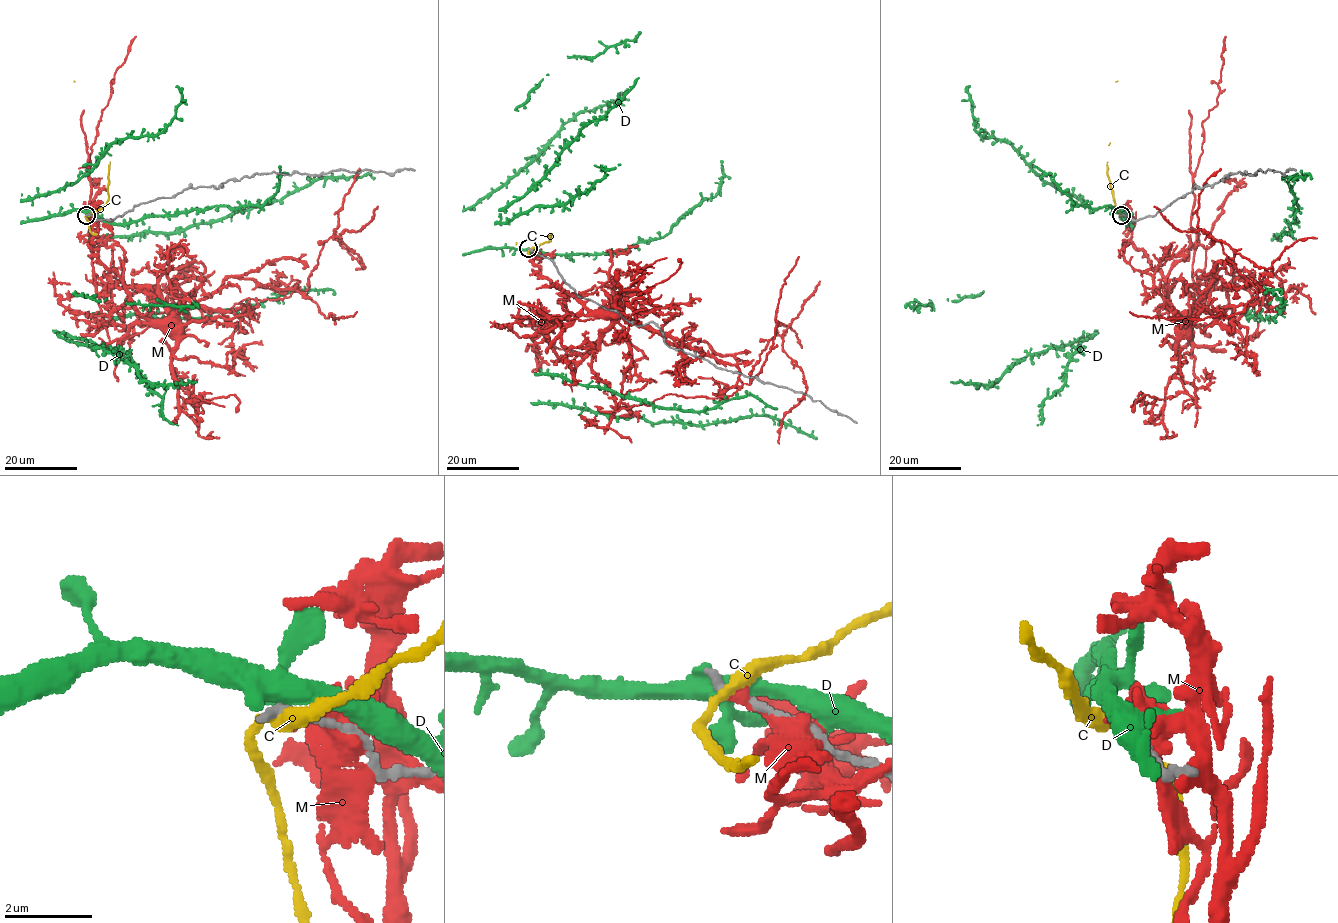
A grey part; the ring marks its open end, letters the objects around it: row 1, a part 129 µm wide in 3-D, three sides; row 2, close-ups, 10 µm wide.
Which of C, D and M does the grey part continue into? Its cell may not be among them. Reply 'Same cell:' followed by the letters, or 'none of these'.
Same cell: none of these

